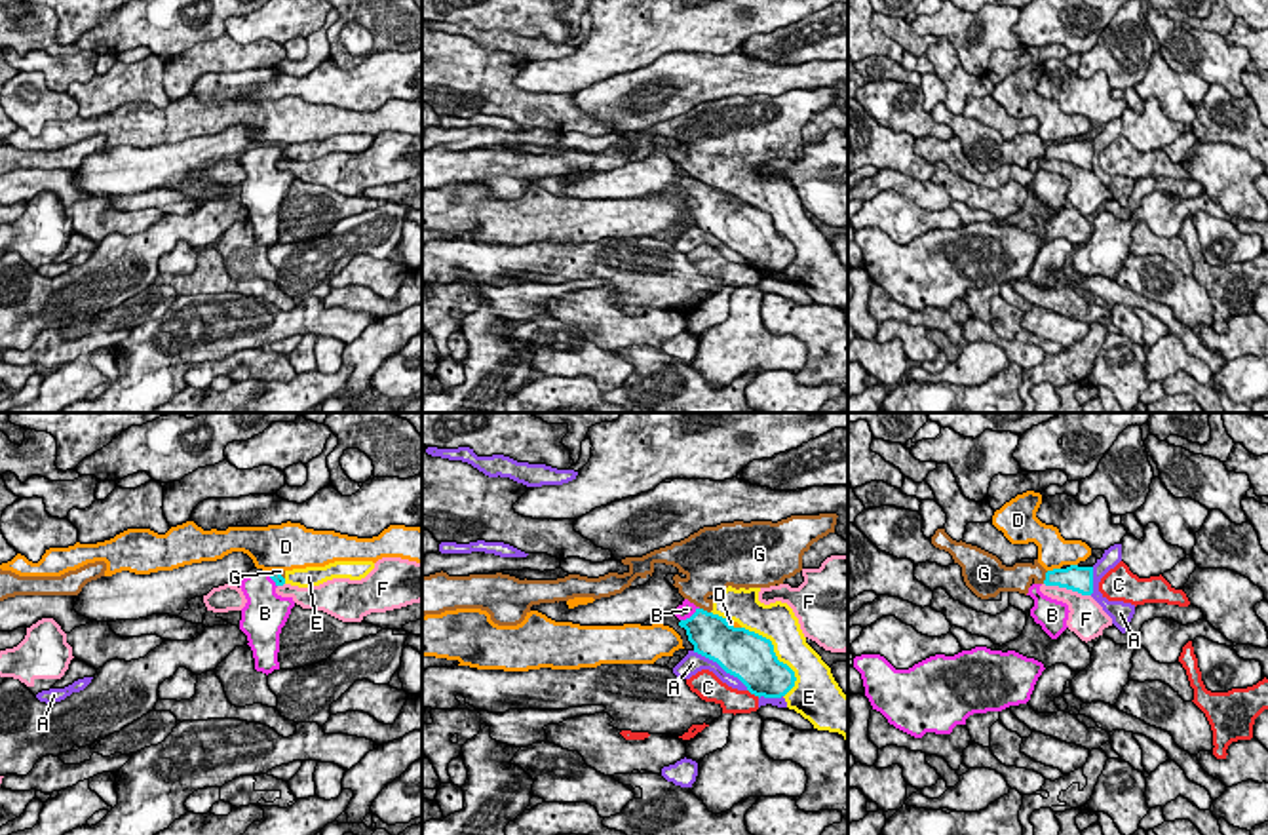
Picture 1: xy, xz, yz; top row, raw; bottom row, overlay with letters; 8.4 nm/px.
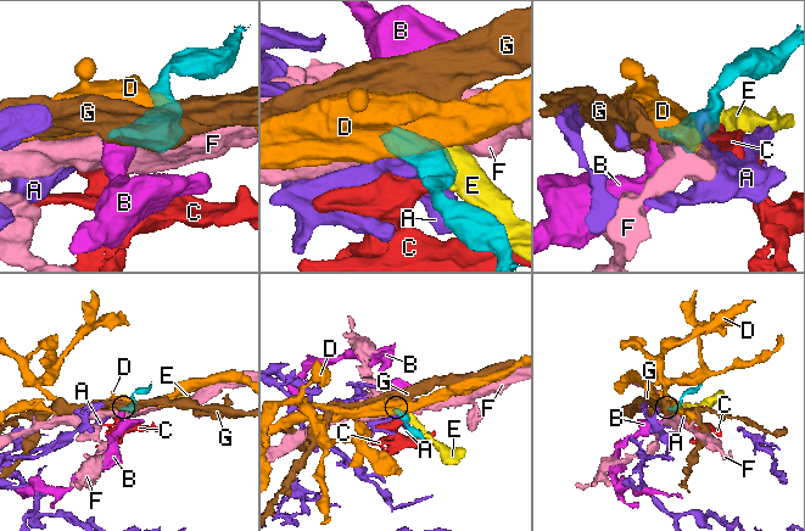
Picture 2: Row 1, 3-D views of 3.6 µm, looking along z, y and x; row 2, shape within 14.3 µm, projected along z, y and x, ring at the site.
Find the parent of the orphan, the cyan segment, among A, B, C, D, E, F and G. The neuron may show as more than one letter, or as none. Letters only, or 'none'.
B

